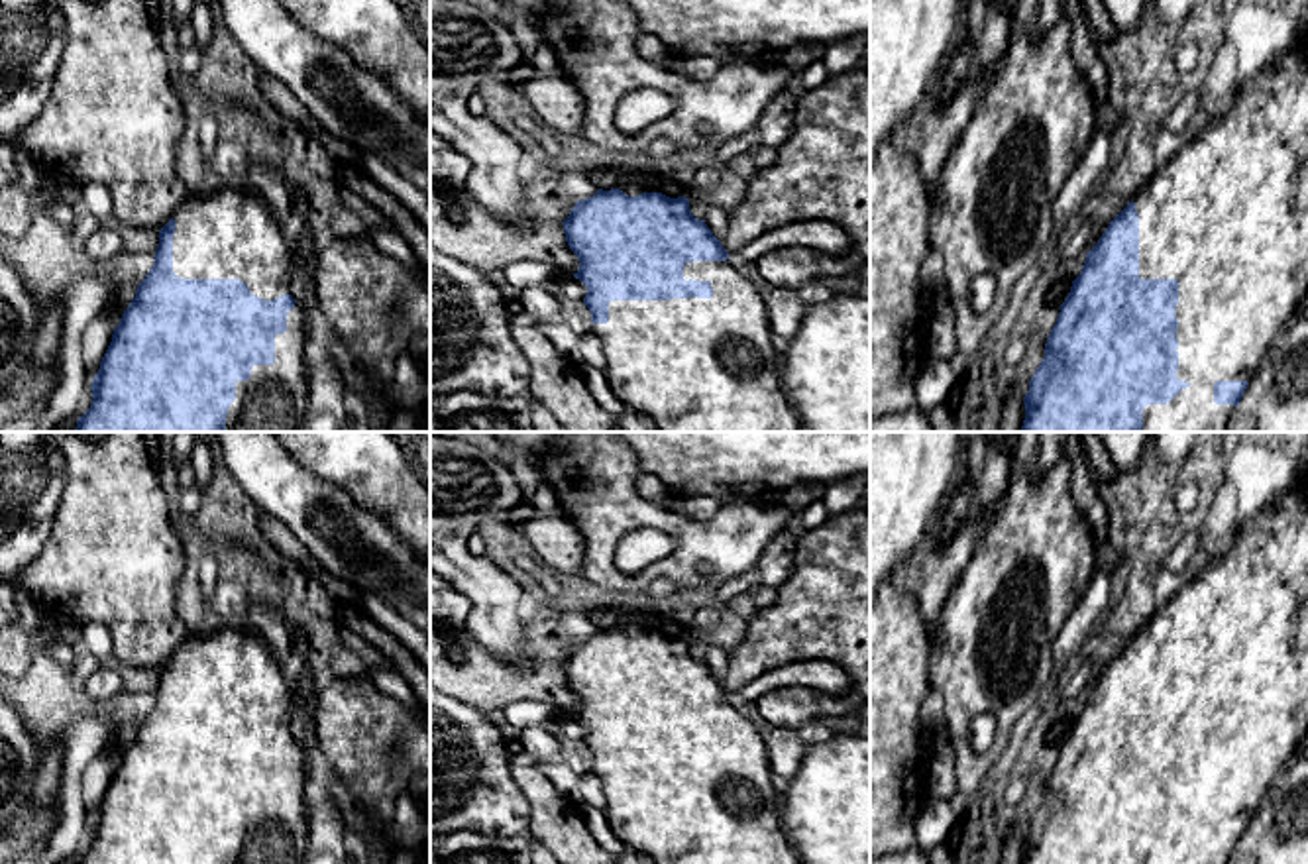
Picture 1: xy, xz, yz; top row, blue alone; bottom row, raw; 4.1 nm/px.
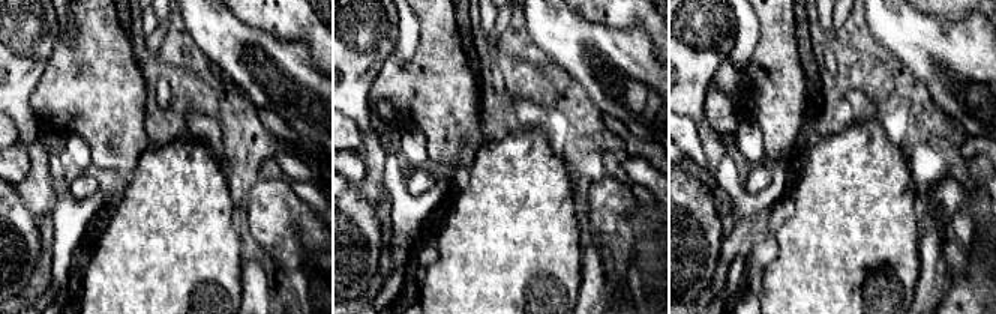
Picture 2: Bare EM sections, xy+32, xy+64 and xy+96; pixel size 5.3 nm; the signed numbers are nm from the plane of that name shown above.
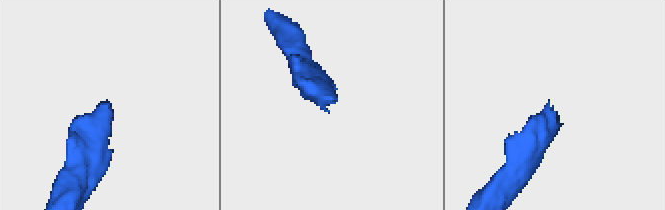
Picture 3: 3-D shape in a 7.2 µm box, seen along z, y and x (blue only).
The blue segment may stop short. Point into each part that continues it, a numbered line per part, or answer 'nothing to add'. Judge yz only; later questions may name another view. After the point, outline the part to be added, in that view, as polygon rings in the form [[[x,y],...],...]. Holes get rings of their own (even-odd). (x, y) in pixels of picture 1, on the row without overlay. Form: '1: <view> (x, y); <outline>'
1: yz (1226, 656); [[[1308,481],[1296,491],[1277,491],[1259,513],[1255,524],[1247,532],[1237,528],[1231,548],[1196,577],[1182,583],[1178,593],[1165,607],[1157,609],[1155,617],[1135,634],[1133,642],[1139,654],[1139,717],[1178,721],[1178,744],[1174,748],[1178,760],[1176,817],[1188,823],[1171,842],[1147,844],[1143,848],[1143,864],[1229,864],[1239,854],[1239,846],[1216,844],[1214,823],[1249,823],[1286,760],[1296,754],[1302,736],[1308,734]]]

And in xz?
1: xz (694, 800); [[[731,699],[685,703],[683,719],[709,721],[713,736],[611,740],[609,762],[591,764],[607,797],[603,813],[625,848],[644,854],[652,864],[803,864],[782,827],[782,795],[772,783],[760,730],[733,707]]]

